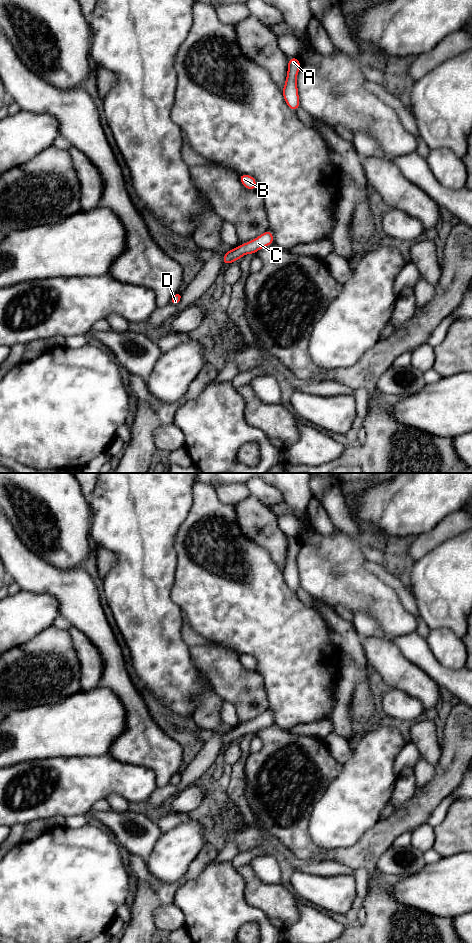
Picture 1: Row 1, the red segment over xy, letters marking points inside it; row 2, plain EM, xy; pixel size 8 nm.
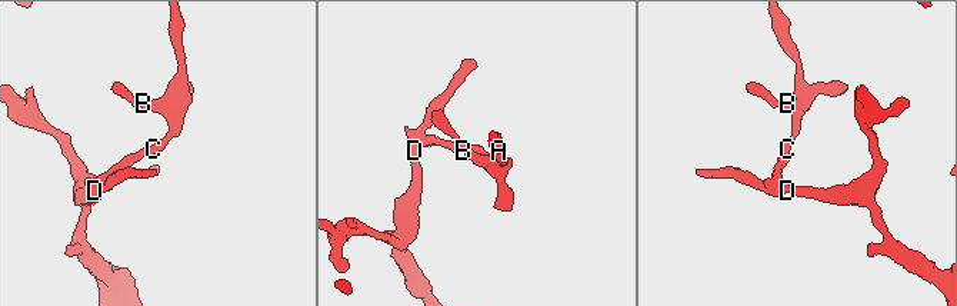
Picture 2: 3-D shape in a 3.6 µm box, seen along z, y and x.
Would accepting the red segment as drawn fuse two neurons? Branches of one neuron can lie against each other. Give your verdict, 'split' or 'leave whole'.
leave whole

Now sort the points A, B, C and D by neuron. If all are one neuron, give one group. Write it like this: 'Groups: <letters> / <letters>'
Groups: A B C D

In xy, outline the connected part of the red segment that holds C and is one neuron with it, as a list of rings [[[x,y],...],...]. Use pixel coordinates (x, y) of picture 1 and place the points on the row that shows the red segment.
[[[266,230],[257,238],[243,243],[234,249],[226,251],[223,256],[223,265],[226,266],[232,262],[238,261],[242,256],[246,254],[255,254],[258,250],[267,247],[273,243],[273,232],[271,230]]]

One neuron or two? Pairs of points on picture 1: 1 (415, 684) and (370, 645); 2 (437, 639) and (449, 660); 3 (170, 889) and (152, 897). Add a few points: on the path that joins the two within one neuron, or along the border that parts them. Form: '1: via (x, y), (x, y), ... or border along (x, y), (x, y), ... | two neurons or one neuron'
1: via (404, 675), (399, 673), (381, 655) | one neuron
2: via (442, 644), (449, 651), (449, 655) | one neuron
3: via (166, 891), (162, 894), (156, 894) | one neuron

